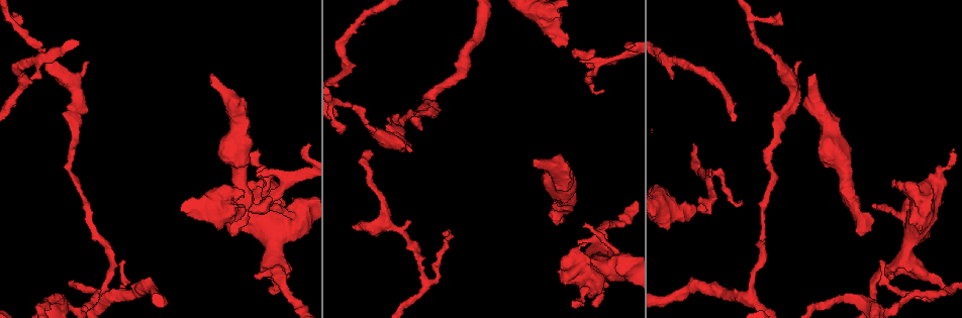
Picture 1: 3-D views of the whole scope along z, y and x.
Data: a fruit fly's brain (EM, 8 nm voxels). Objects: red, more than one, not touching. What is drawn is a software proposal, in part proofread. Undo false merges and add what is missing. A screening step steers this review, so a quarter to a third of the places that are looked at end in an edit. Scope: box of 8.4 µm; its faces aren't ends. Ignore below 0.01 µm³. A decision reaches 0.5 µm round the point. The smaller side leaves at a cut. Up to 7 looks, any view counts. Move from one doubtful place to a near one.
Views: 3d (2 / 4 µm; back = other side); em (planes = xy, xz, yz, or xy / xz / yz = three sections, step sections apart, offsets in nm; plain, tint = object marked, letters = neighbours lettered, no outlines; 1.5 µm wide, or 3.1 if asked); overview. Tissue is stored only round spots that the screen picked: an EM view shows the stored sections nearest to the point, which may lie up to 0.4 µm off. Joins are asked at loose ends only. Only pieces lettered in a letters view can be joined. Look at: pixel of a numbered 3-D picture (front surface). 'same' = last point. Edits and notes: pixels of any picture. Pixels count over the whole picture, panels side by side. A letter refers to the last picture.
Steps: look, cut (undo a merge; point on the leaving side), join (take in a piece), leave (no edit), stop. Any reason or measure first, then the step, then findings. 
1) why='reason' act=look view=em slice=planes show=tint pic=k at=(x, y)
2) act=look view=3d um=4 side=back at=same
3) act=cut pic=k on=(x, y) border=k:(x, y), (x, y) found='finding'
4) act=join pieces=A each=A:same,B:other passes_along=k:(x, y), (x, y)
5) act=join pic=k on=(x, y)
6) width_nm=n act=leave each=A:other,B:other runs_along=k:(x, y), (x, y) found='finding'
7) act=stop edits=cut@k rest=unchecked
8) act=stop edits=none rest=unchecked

why='free end' act=look view=3d um=4 side=back pic=1 at=(236, 219)

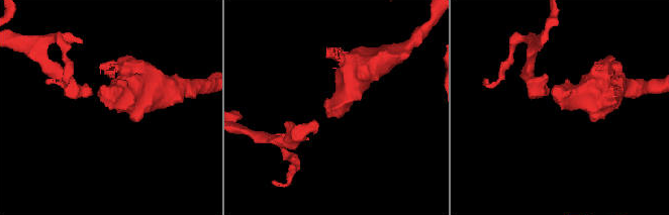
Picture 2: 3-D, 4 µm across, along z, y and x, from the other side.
why='now the EM' act=look view=em slice=yz step=4 show=tint pic=2 at=(561, 108)

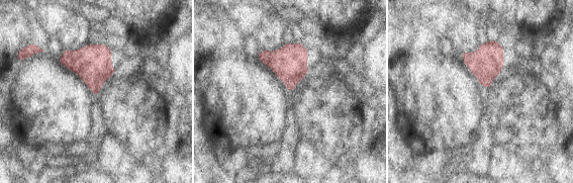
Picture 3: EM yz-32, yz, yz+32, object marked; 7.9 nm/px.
act=look view=em slice=planes show=letters at=same

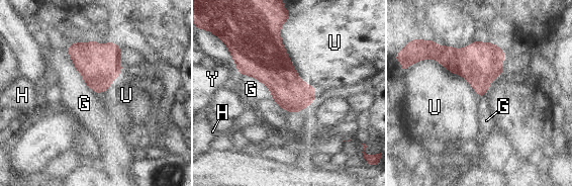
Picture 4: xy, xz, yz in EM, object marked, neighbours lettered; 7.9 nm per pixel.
act=leave each=G:other,H:other,U:other,Y:other border=4:(67, 50), (75, 69), (98, 95) found='none of them fits'

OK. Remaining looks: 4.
why='stops while still wide' act=look view=em slice=xy step=4 show=tint pic=1 at=(585, 244)

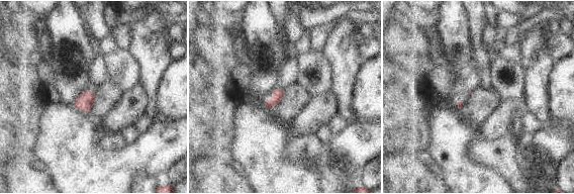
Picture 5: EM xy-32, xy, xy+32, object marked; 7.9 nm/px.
act=look view=em slice=planes show=letters at=same

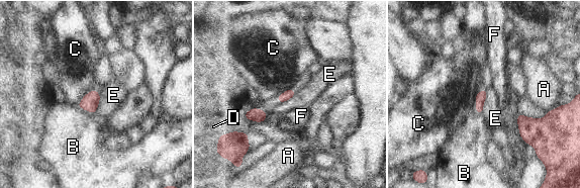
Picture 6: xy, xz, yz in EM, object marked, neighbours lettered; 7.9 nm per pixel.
act=leave each=A:other,B:other,C:other,D:other,E:other,F:other border=6:(487, 89), (481, 113) found='no lettered piece goes on from it'

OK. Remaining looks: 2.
act=stop edits=none rest=unchecked

